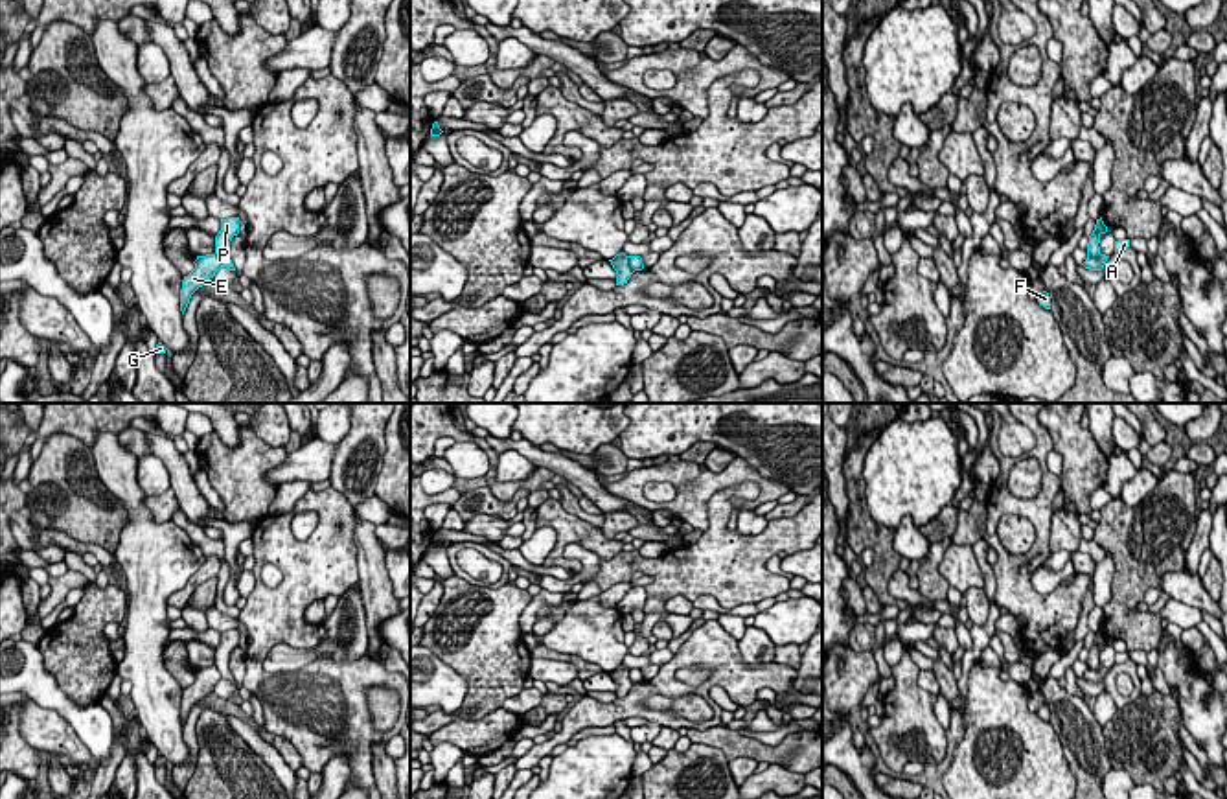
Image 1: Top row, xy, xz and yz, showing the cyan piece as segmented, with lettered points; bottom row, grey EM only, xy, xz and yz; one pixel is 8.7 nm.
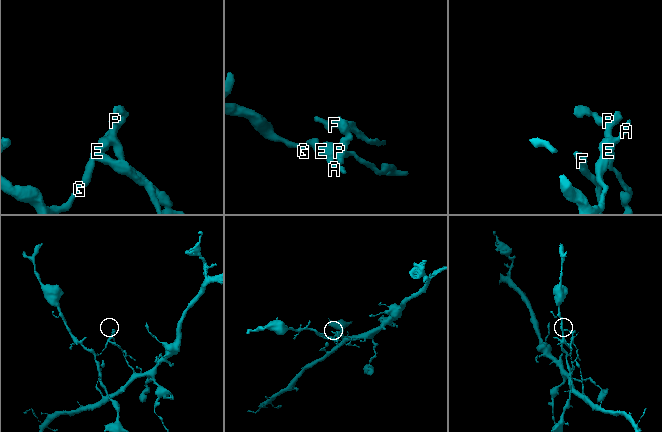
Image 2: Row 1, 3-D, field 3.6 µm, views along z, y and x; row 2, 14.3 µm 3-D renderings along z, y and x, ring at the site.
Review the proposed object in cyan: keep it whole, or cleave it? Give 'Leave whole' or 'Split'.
Split

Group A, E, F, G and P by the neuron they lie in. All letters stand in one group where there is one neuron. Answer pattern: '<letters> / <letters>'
A E G / F P

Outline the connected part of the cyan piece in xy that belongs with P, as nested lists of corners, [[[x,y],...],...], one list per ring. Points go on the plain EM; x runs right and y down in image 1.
[[[226,630],[221,631],[221,643],[215,648],[215,668],[221,672],[221,679],[226,679],[230,683],[235,683],[232,672],[230,672],[230,654],[234,648],[239,646],[239,630]]]

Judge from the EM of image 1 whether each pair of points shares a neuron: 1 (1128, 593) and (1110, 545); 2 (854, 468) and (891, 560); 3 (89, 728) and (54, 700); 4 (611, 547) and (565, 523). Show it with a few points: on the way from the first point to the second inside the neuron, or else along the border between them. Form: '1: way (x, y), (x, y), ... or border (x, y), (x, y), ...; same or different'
1: way (1128, 582), (1128, 571), (1115, 556); same
2: way (854, 490), (860, 523), (874, 538); same
3: way (80, 718), (63, 706); same
4: way (598, 544), (574, 536); same

